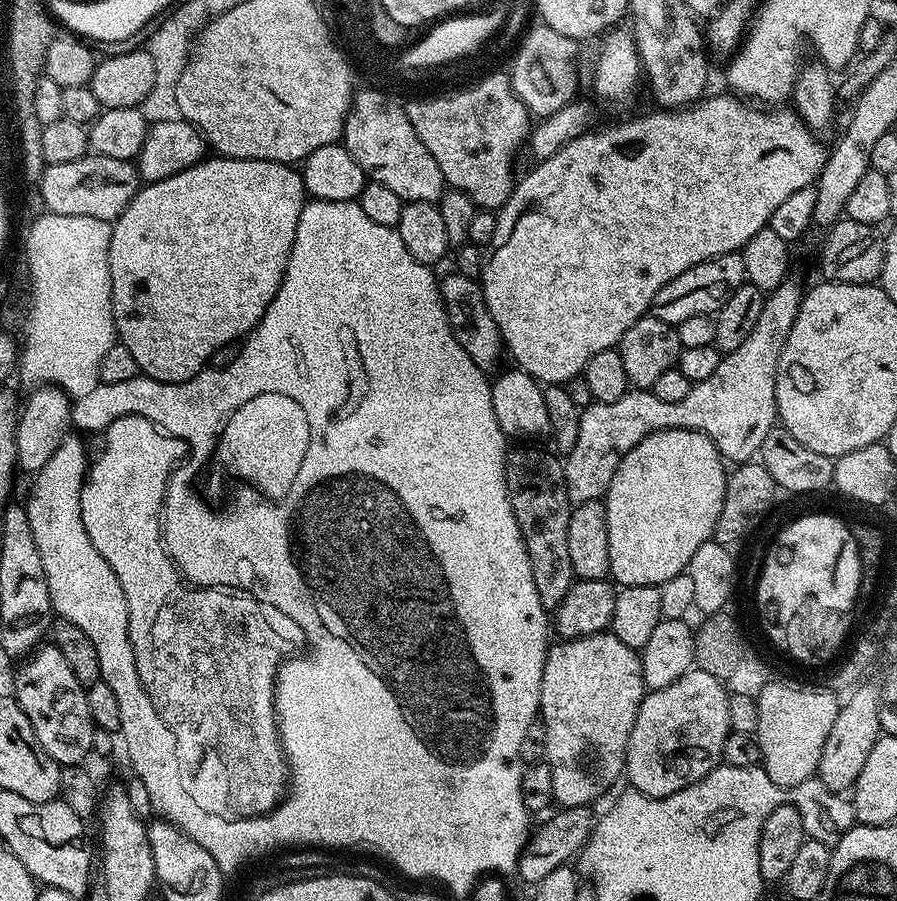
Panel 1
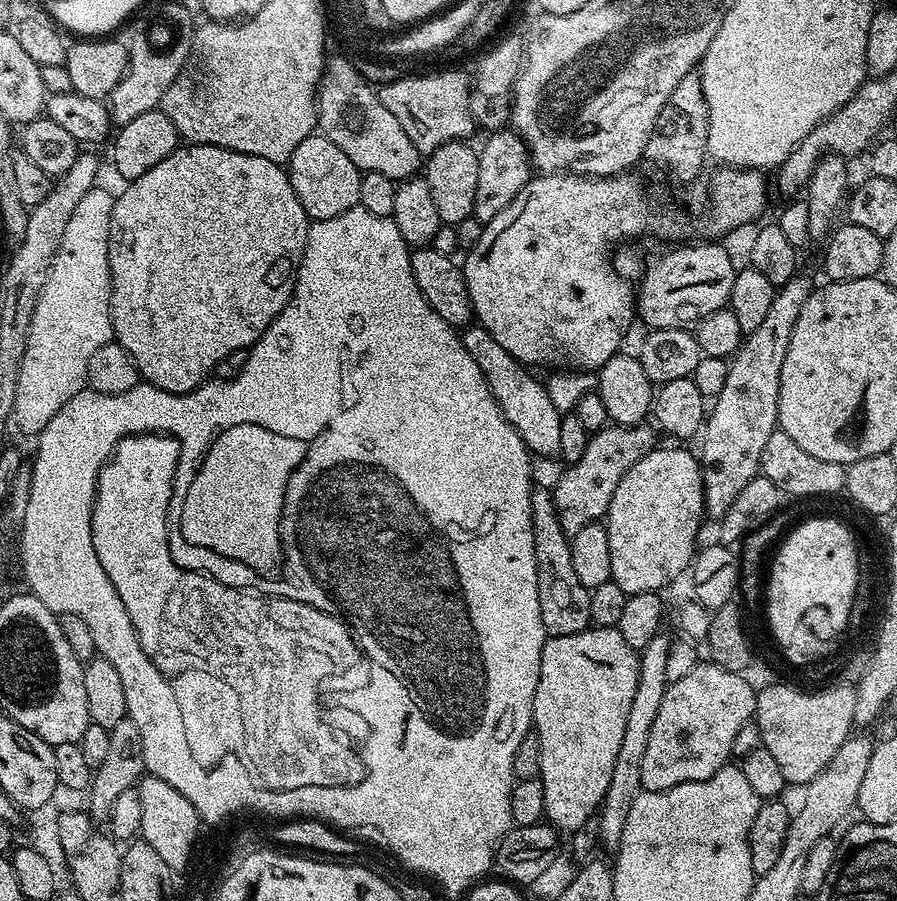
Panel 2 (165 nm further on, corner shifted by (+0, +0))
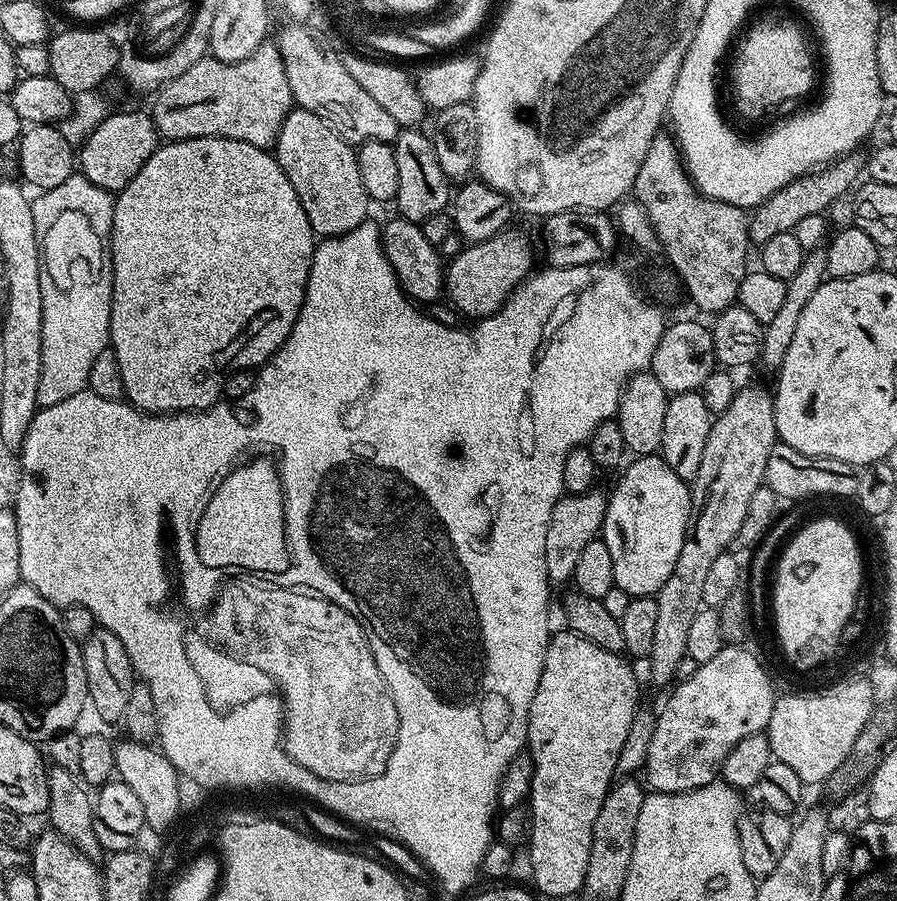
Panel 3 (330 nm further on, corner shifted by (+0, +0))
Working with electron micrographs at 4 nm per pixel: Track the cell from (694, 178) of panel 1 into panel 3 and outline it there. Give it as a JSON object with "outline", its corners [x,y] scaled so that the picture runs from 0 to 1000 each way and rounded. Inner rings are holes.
{"outline":[[[563,255],[545,266],[522,271],[515,282],[498,290],[495,307],[497,333],[518,352],[534,353],[551,349],[594,301],[592,269],[582,259],[571,256]]]}

